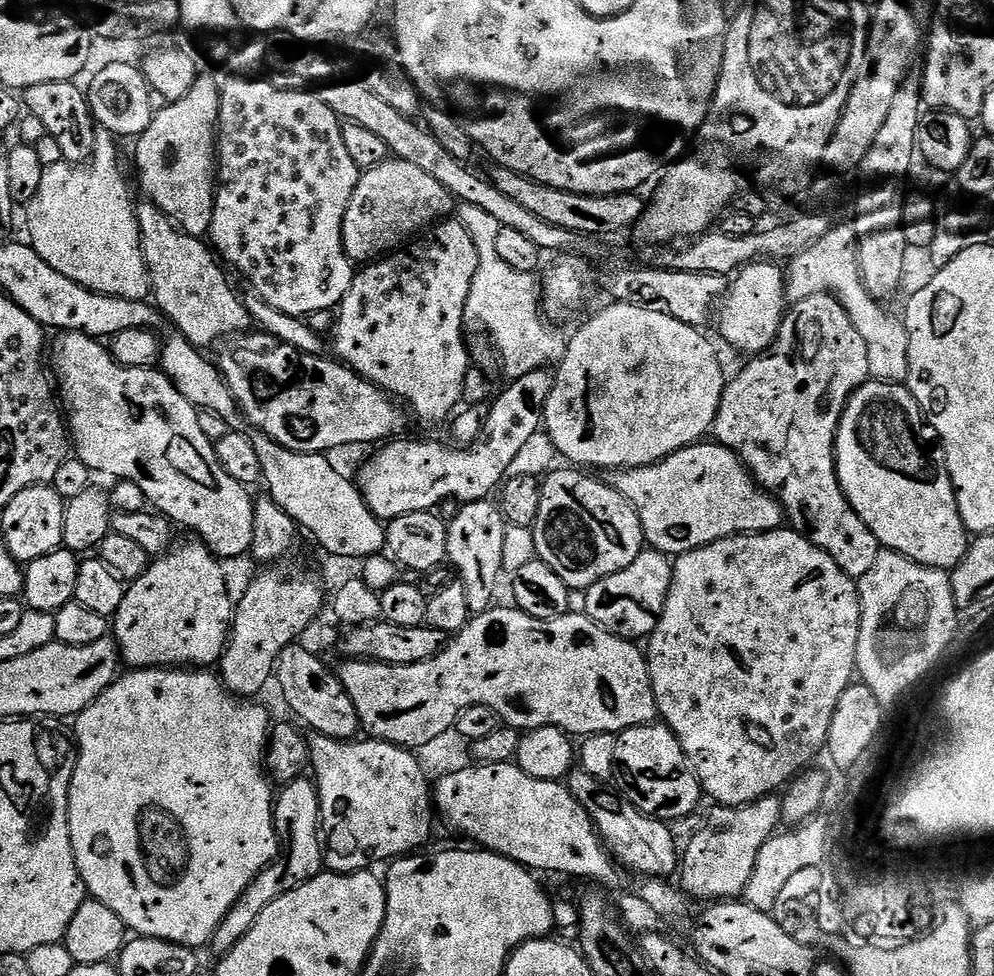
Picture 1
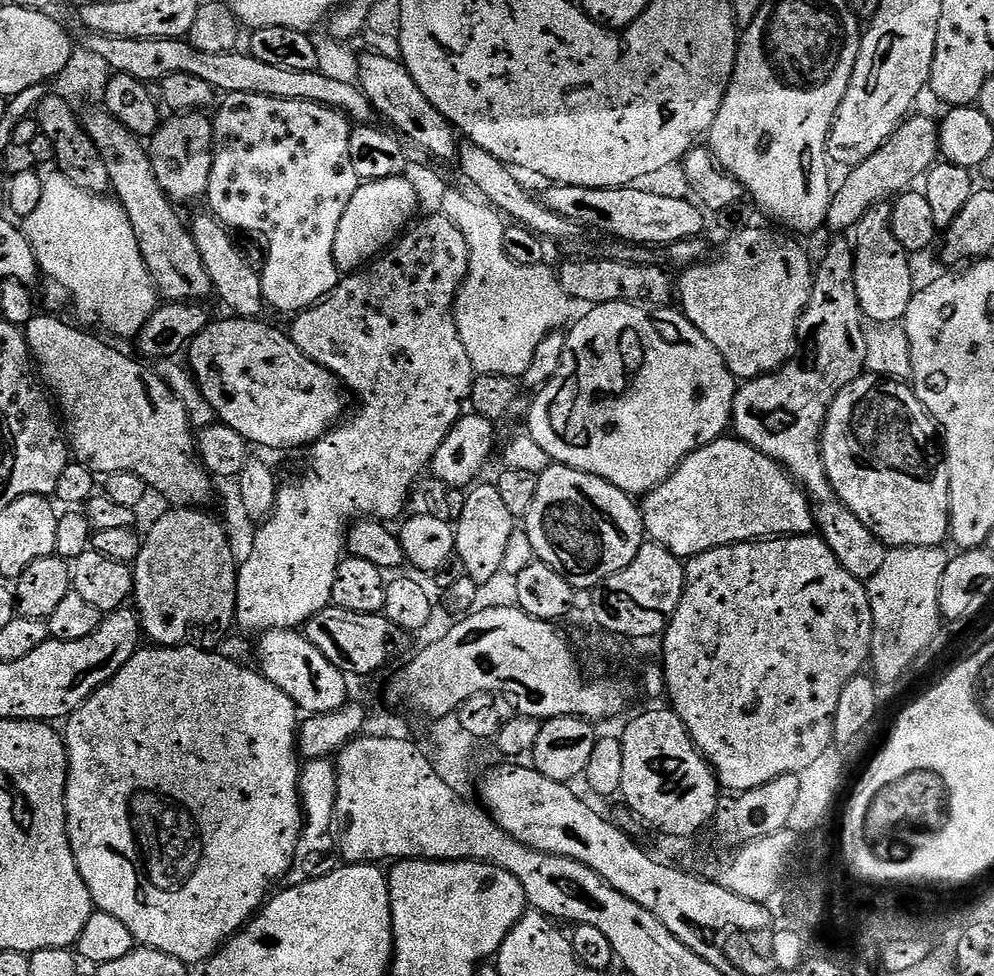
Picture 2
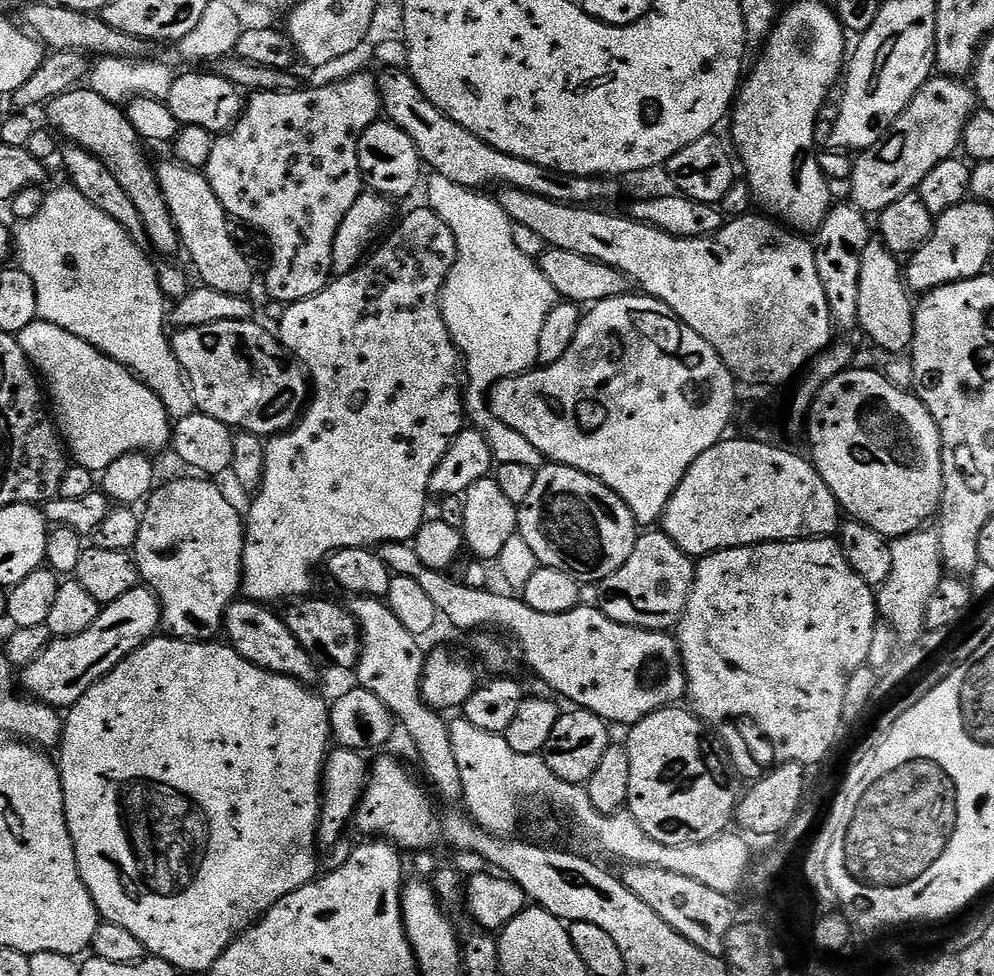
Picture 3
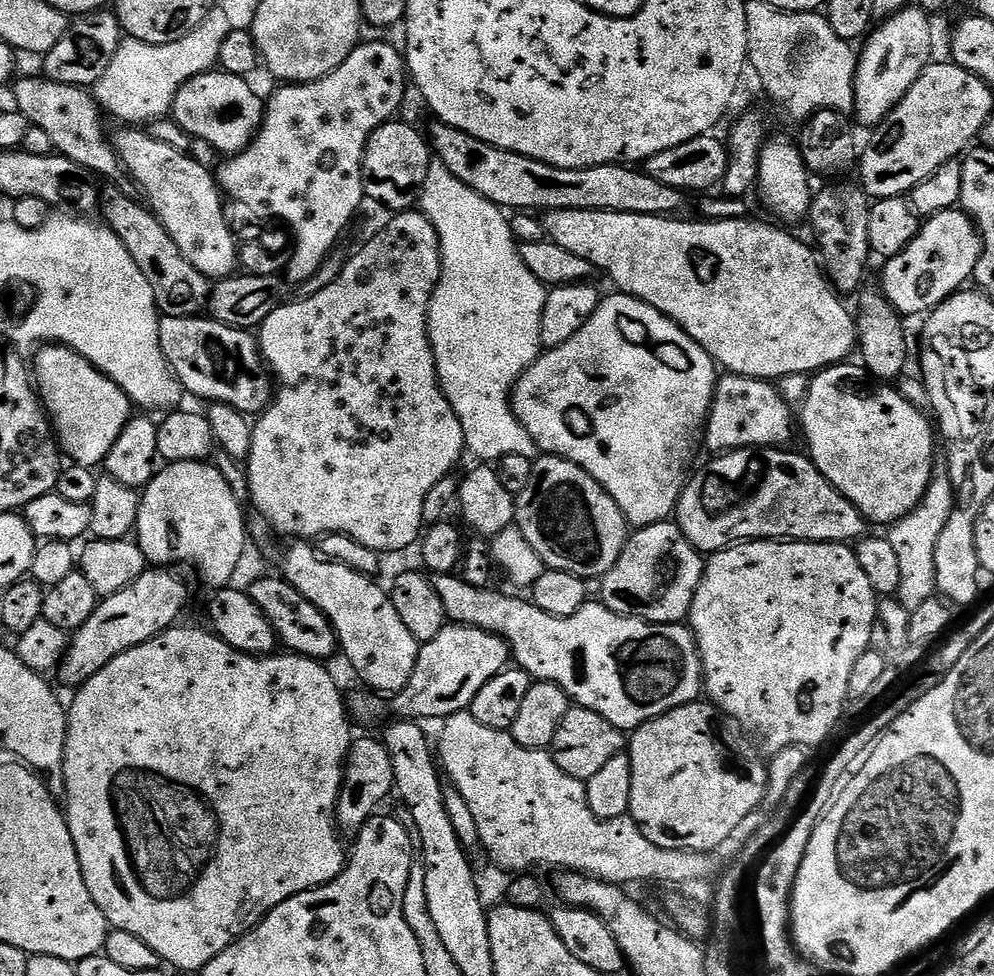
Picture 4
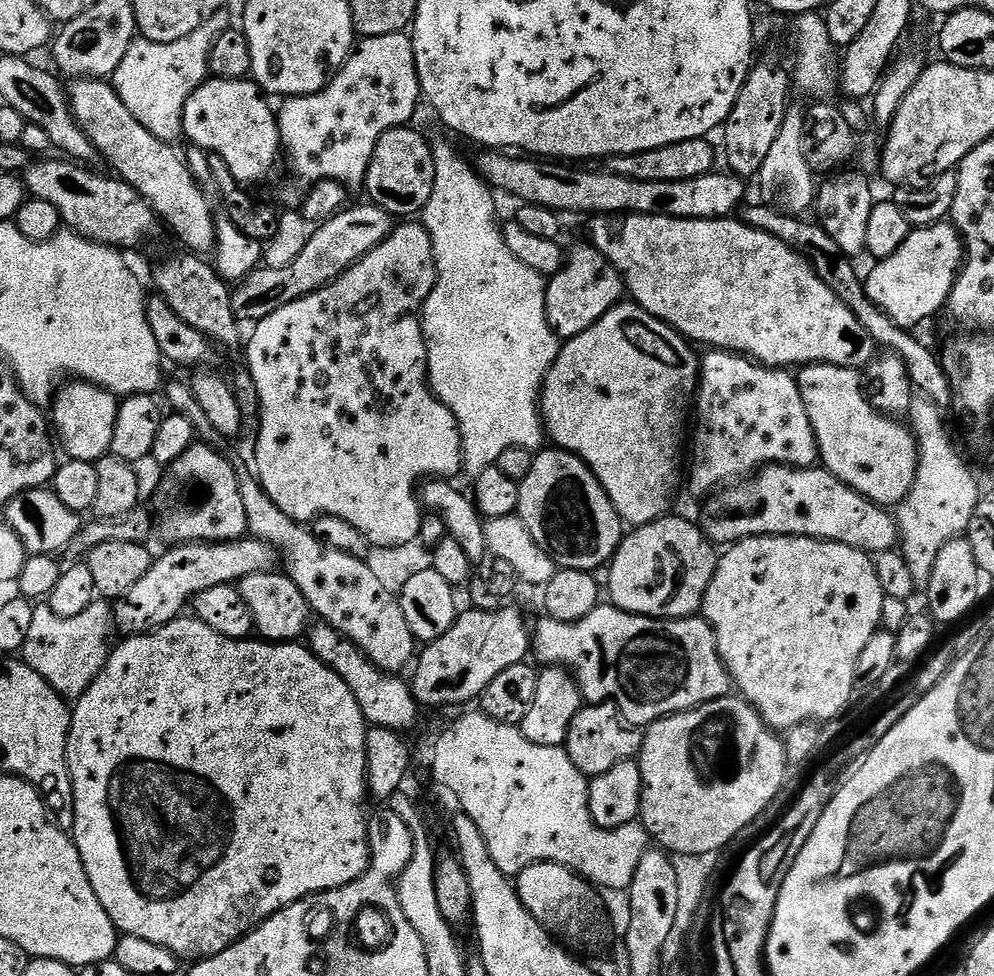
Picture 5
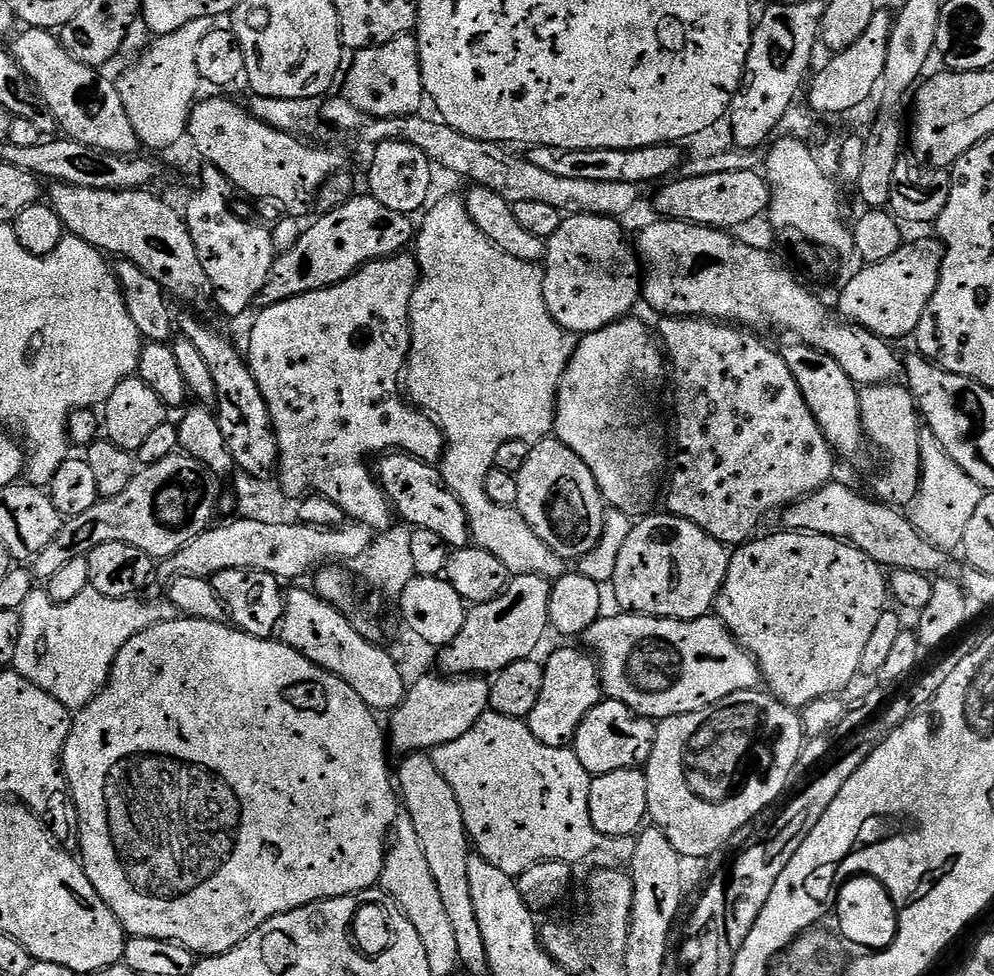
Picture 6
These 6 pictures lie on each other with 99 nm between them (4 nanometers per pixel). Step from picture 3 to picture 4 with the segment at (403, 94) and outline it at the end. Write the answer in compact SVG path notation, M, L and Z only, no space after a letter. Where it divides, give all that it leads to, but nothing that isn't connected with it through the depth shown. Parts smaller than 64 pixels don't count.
M436 122L433 125L430 147L435 159L441 160L458 182L466 182L470 190L478 190L482 198L505 210L553 212L569 208L672 216L679 213L676 211L686 200L685 193L674 186L666 186L666 182L658 182L632 166L618 163L597 168L559 168L517 152L495 148L491 140L474 138L474 134L466 134L466 130L458 130L449 124Z

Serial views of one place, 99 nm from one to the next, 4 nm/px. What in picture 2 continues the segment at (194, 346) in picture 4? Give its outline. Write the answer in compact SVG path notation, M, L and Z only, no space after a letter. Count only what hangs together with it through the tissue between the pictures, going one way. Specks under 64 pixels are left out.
M260 318L228 319L232 320L220 320L217 324L216 321L209 323L208 328L202 330L202 334L194 337L186 352L189 364L187 364L187 367L192 375L195 376L196 385L202 390L206 402L210 402L210 406L215 410L219 423L238 430L238 434L242 434L242 438L247 440L249 445L252 446L261 444L264 448L301 448L301 450L315 444L317 440L322 439L324 435L341 423L342 417L345 415L344 396L346 397L346 392L336 375L330 370L326 370L323 364L314 362L309 356L302 354L302 350L298 350L298 346L292 341L291 335L287 331L279 332L278 329L271 328L268 324L263 324L263 319Z

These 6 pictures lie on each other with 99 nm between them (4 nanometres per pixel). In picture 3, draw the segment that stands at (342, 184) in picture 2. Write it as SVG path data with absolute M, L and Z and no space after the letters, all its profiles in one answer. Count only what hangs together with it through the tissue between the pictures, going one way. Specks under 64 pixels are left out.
M360 72L349 80L340 80L337 84L328 84L325 88L304 88L301 92L293 90L277 90L275 92L253 91L247 97L244 113L240 120L227 132L217 135L212 141L212 153L206 165L206 175L214 194L218 194L218 202L222 202L224 209L228 211L233 221L241 220L252 228L264 232L268 244L272 247L272 265L268 268L268 292L280 303L280 306L297 304L299 300L310 298L318 294L333 279L332 251L334 250L334 234L338 234L338 226L342 226L342 218L354 206L354 202L365 191L366 185L360 176L358 166L358 142L368 127L375 124L382 116L382 101L380 98L380 86L377 77L367 76Z

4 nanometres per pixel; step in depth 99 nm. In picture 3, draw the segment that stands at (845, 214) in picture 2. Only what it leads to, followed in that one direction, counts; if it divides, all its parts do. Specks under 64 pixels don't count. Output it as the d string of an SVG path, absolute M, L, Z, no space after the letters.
M937 75L927 80L922 90L914 94L910 106L906 106L906 110L902 110L899 118L892 123L887 136L855 157L851 203L865 214L879 214L890 206L890 202L898 202L898 198L916 192L922 178L926 178L938 162L951 160L957 155L968 119L977 108L975 91L959 79Z

